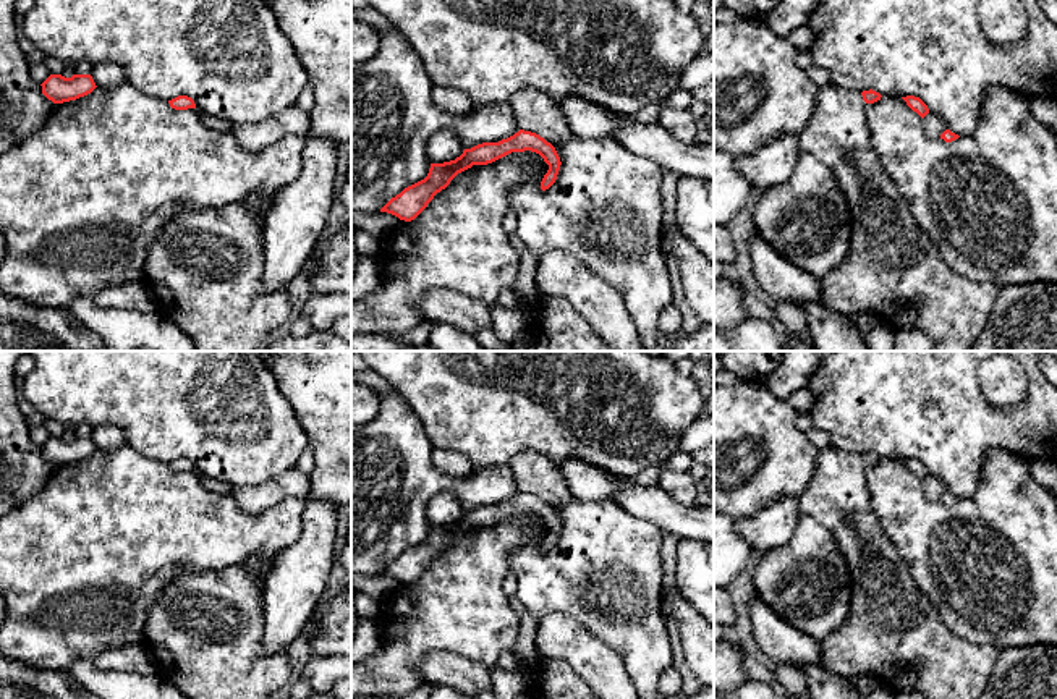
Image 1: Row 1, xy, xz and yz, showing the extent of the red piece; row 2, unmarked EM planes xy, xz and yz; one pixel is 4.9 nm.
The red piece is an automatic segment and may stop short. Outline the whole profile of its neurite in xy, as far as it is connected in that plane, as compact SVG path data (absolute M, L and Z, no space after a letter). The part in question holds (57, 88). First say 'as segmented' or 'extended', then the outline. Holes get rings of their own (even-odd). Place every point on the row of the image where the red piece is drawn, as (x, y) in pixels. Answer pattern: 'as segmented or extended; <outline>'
as segmented; M50 74L42 84L42 94L53 104L76 100L91 94L97 86L91 74Z

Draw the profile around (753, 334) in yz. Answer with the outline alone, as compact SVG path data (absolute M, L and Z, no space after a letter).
M748 316L728 330L714 327L714 351L780 351L780 338L769 322Z

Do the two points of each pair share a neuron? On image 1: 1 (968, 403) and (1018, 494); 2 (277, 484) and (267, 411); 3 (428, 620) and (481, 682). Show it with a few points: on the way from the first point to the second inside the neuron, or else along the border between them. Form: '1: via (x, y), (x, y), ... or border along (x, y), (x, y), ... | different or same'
1: border along (1027, 461), (989, 449), (978, 482) | different
2: border along (295, 465), (261, 482), (238, 486) | different
3: border along (420, 660), (432, 651), (452, 651), (489, 669) | different

